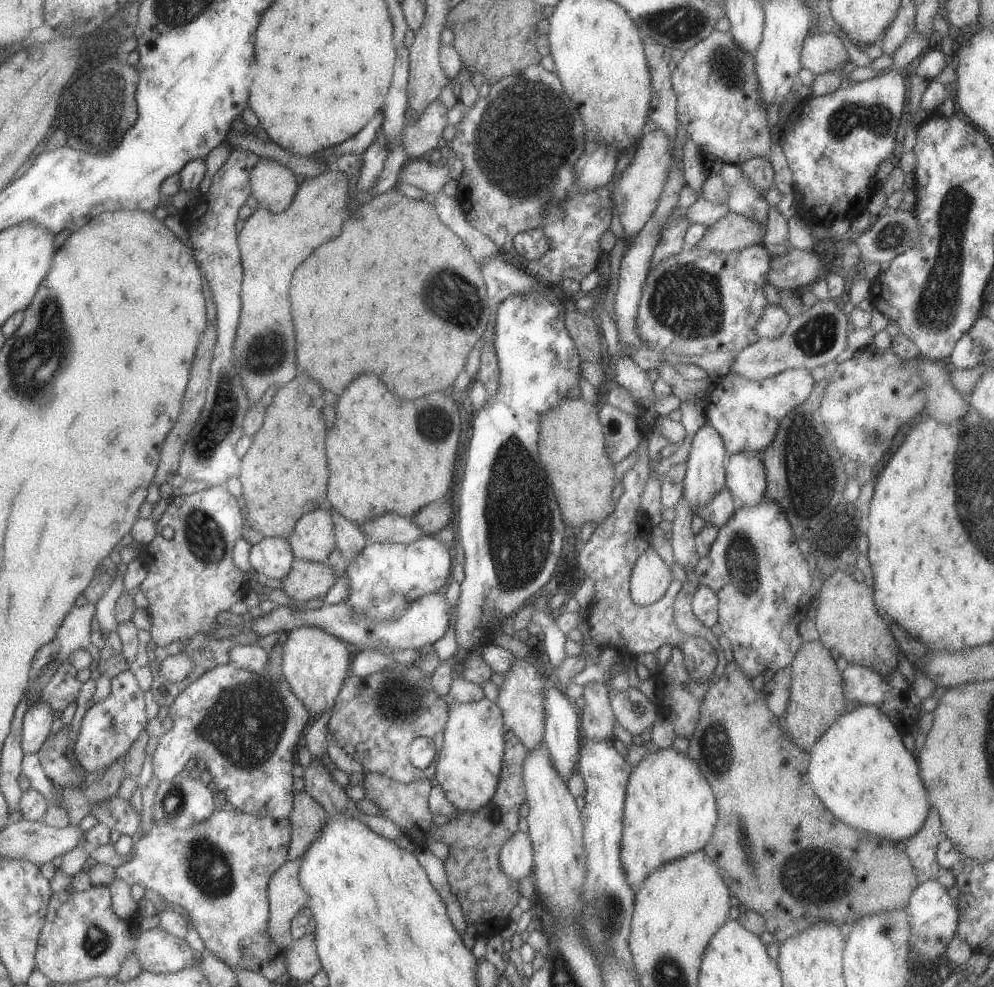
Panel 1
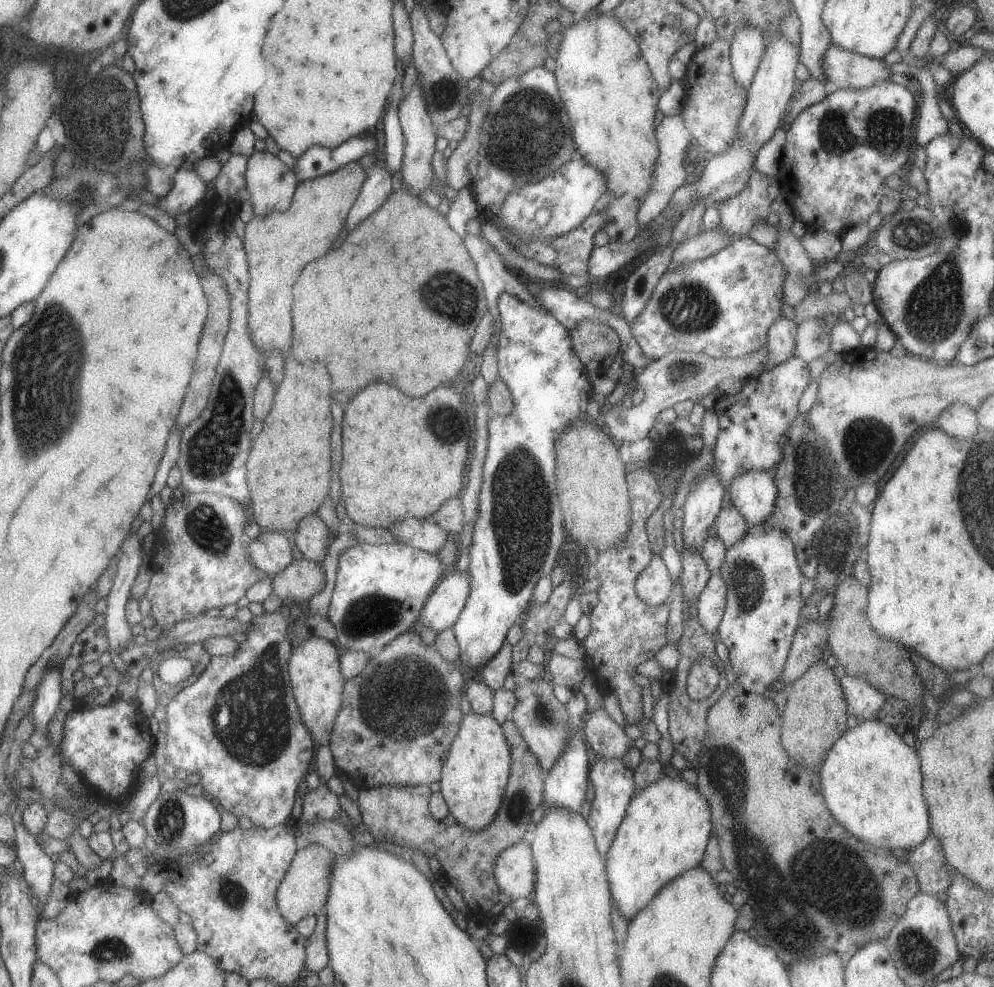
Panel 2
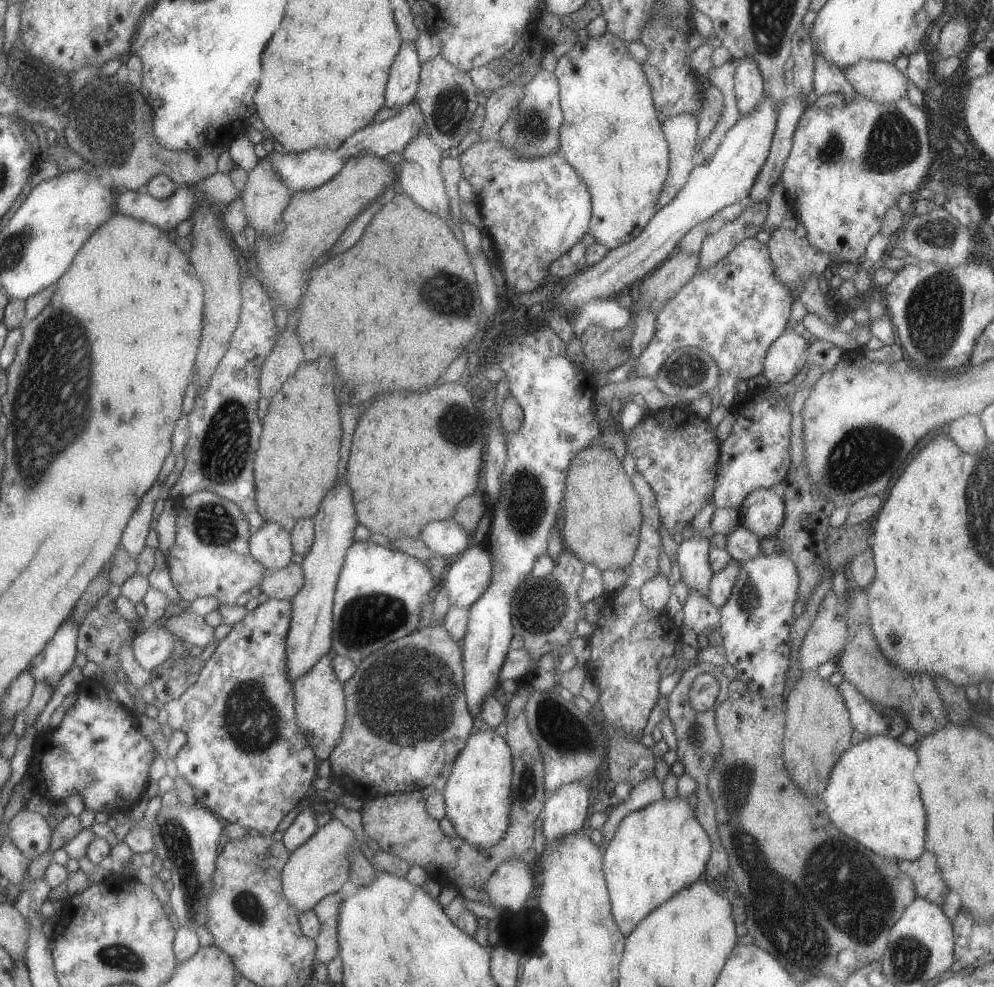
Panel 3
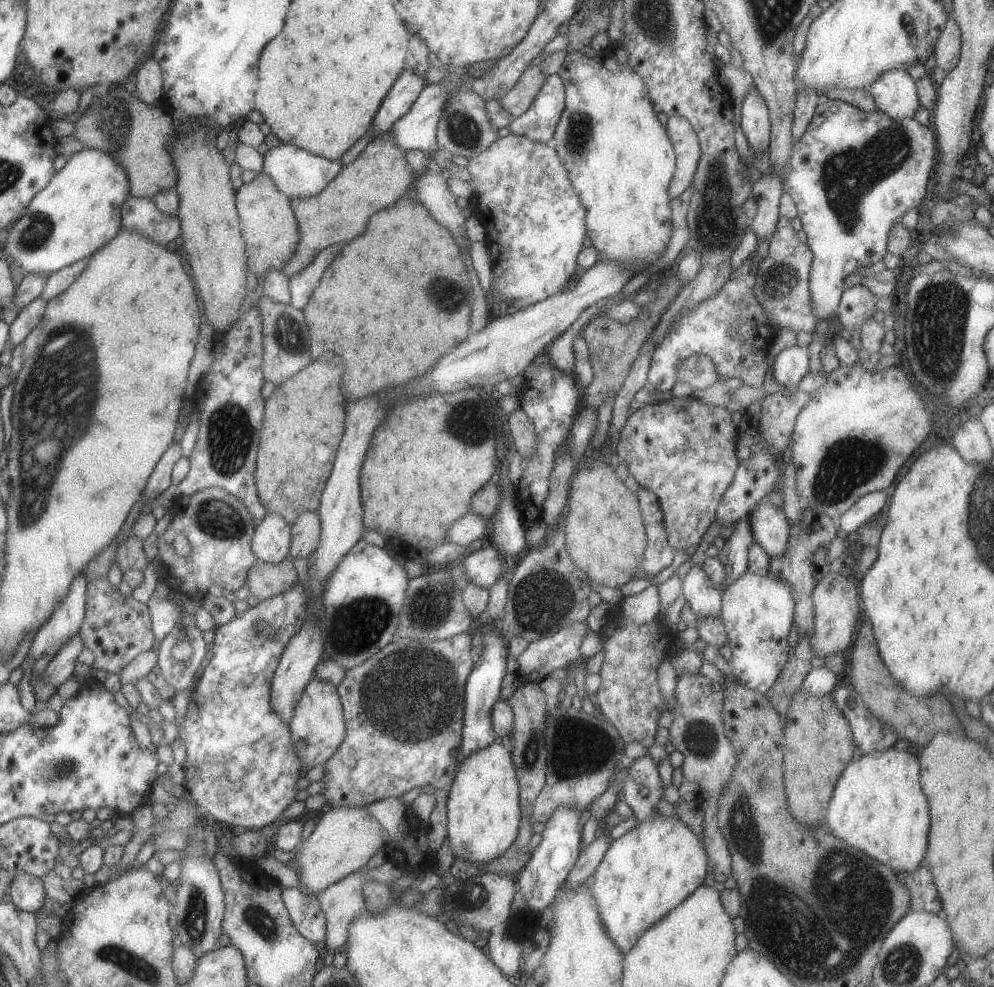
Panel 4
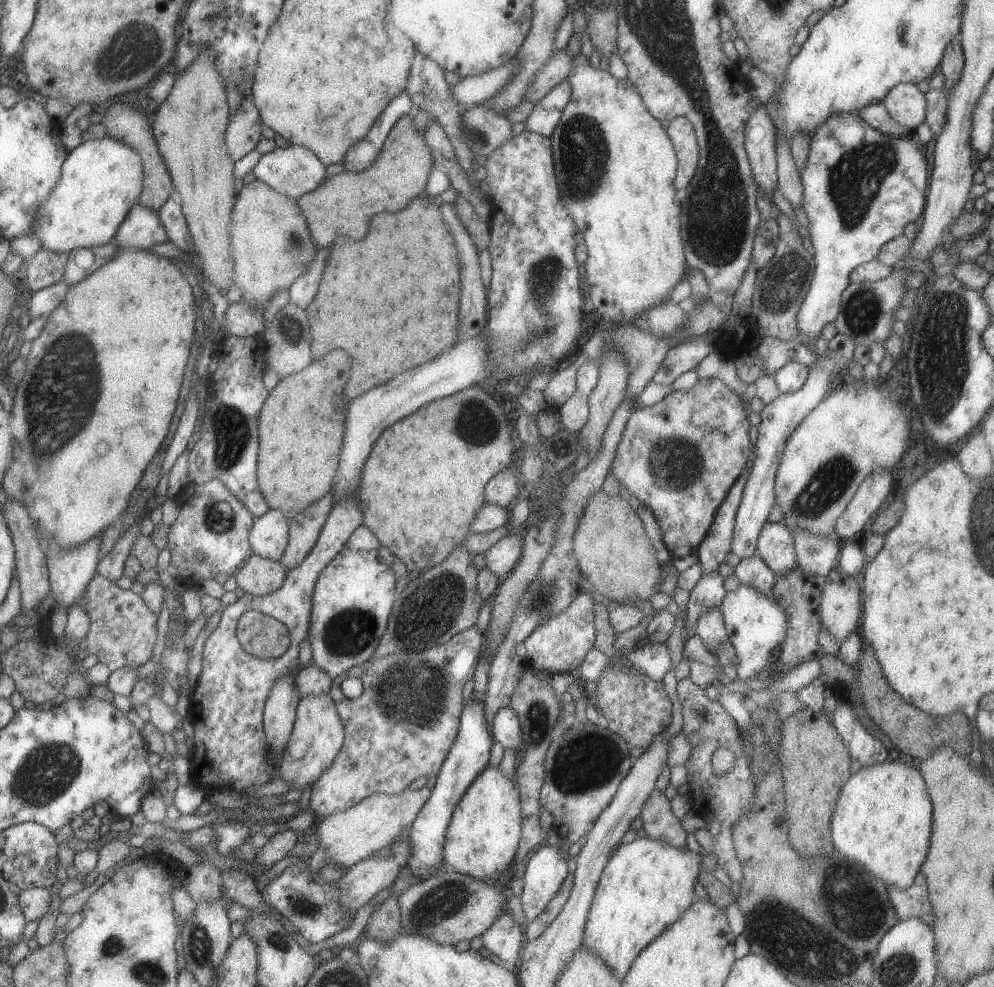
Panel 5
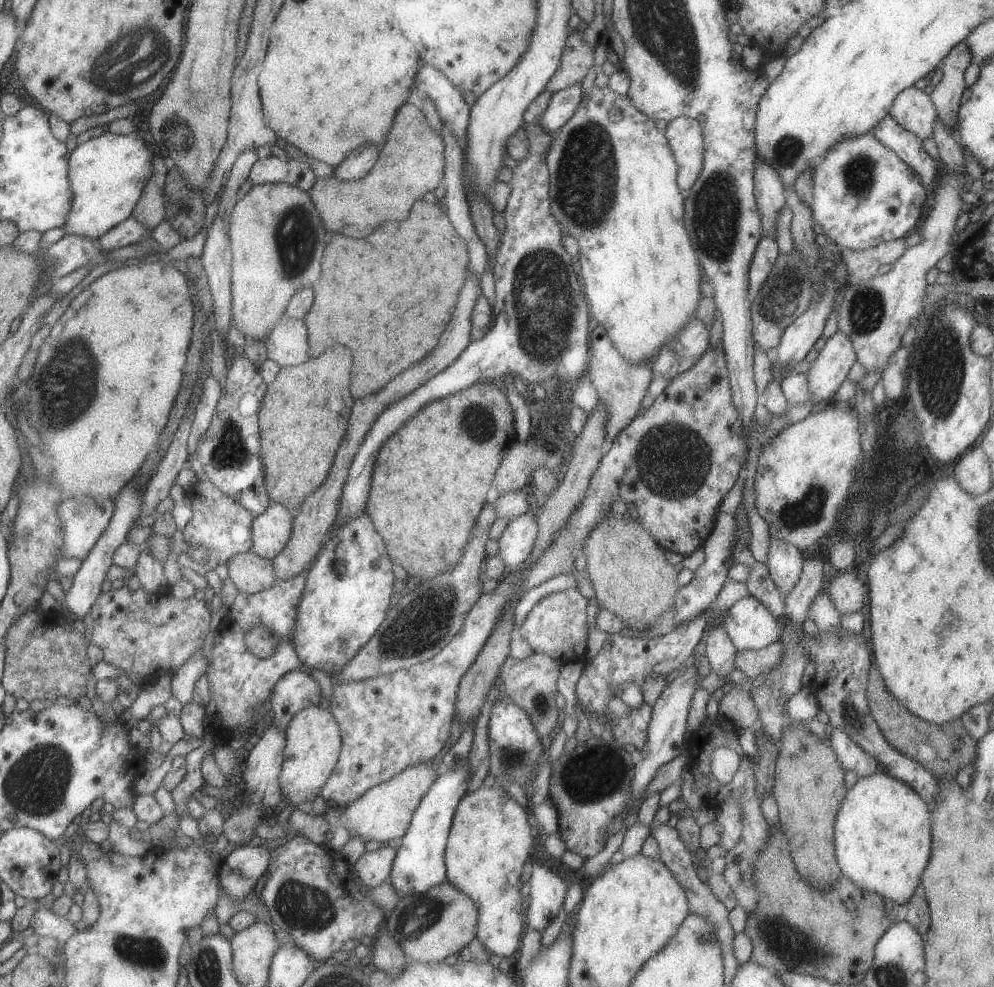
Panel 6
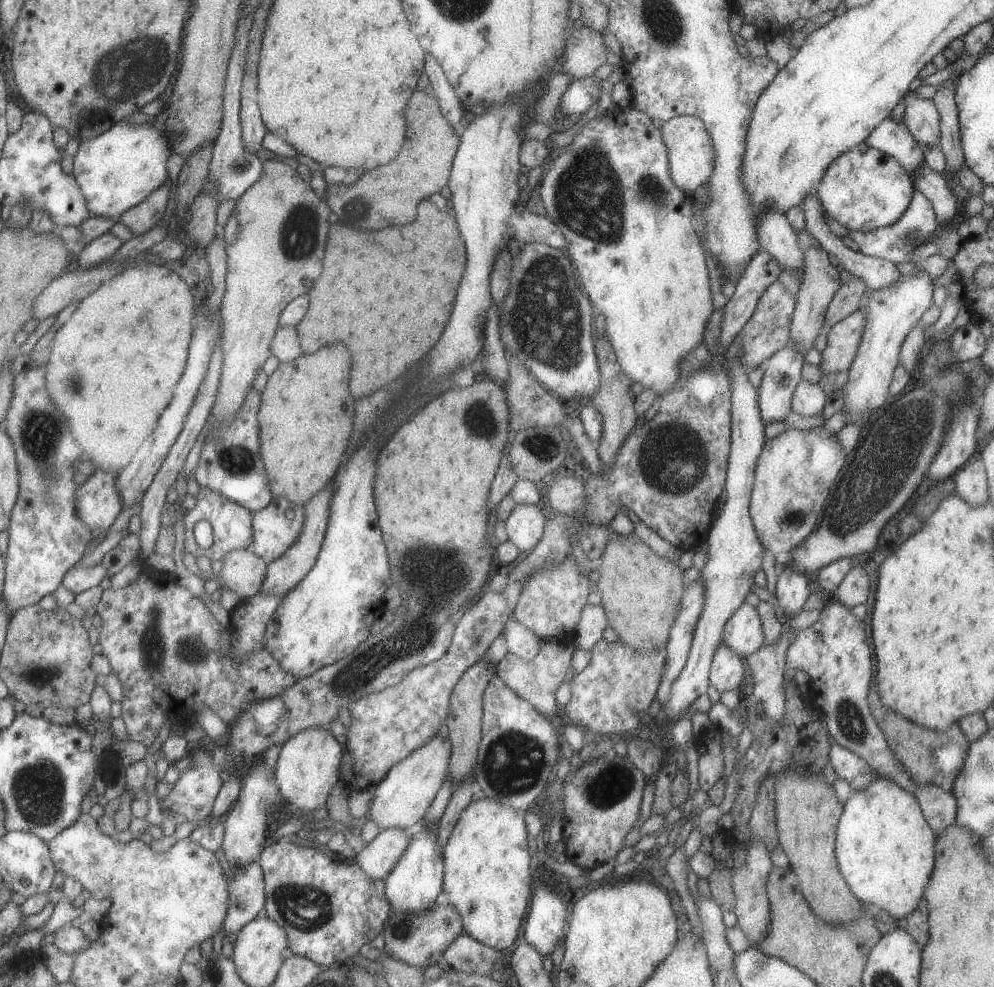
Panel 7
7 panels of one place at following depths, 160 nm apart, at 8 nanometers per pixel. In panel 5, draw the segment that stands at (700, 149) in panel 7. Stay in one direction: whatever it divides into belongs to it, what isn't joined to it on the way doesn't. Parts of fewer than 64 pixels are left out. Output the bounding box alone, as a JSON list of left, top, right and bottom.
[666,117,698,191]

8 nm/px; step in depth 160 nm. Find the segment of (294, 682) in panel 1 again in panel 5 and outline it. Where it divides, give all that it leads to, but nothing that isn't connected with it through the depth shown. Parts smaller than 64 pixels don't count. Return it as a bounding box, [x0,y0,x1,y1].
[276,693,344,790]

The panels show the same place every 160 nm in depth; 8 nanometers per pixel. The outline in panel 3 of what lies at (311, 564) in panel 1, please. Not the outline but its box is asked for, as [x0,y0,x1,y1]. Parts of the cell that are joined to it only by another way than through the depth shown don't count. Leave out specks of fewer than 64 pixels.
[258,563,304,599]

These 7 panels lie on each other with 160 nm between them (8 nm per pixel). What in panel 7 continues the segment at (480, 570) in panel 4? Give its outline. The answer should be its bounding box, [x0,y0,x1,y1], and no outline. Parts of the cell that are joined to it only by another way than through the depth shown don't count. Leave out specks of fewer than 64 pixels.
[504,504,545,556]

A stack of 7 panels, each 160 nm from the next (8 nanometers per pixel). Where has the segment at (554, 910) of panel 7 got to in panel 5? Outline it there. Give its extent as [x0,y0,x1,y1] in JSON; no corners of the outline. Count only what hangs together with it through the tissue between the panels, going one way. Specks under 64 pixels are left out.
[521,844,567,922]

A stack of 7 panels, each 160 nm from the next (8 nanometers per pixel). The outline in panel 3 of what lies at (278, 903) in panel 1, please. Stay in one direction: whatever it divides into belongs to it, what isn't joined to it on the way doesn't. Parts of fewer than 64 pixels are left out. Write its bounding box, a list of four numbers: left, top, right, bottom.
[281,814,358,912]

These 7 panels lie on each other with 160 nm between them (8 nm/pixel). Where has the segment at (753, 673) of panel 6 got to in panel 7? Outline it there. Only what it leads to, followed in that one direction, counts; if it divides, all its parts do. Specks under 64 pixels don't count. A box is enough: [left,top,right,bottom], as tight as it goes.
[784,601,956,838]

